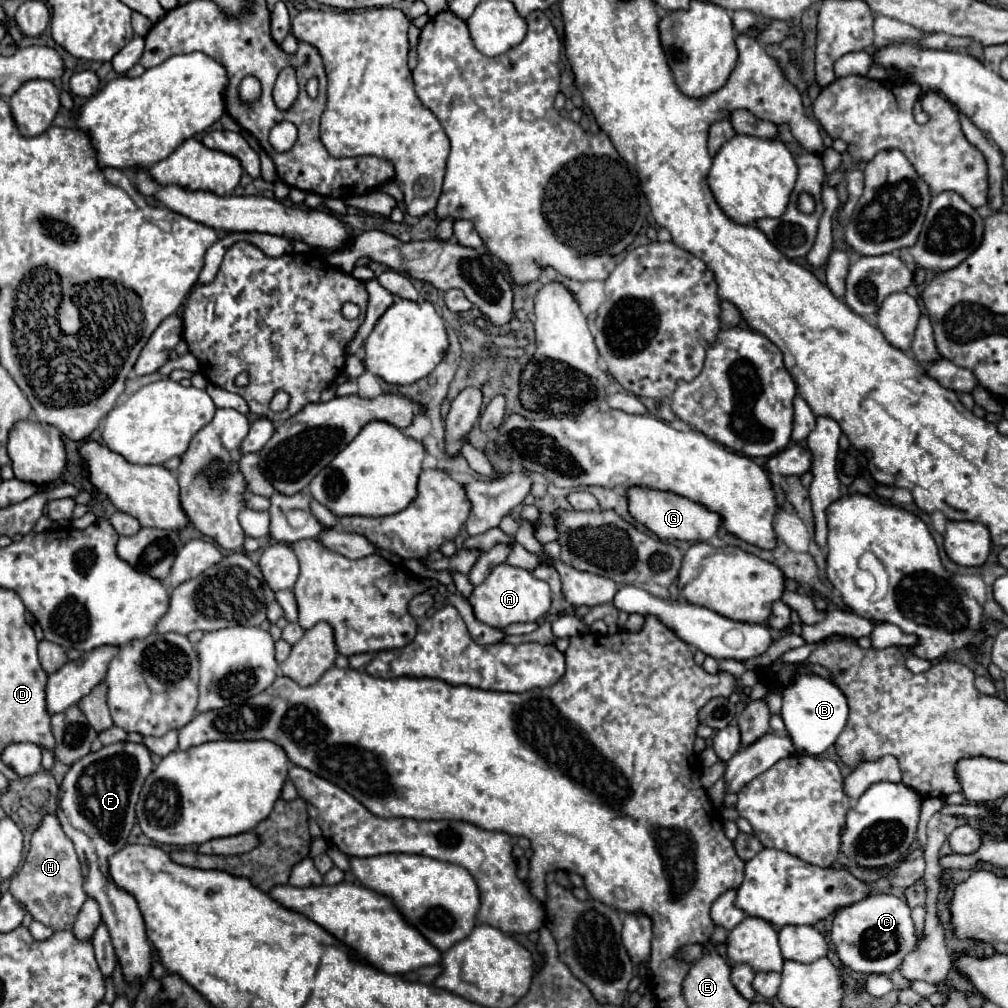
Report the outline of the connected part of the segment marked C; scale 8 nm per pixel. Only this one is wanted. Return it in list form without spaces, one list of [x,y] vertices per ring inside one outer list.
[[[872,893],[864,901],[858,901],[858,905],[840,909],[834,915],[832,943],[840,961],[848,969],[864,975],[890,975],[900,969],[908,953],[918,949],[918,933],[910,917],[910,907],[904,899],[886,893]]]

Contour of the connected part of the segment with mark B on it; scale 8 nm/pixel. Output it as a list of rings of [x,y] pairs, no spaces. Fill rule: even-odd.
[[[800,673],[790,685],[784,687],[782,699],[782,719],[798,753],[816,757],[834,745],[848,719],[848,703],[844,693],[832,681],[822,679],[820,675]]]

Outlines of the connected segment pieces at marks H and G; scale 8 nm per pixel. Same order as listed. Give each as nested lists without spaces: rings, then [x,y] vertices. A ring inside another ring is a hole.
[[[46,813],[38,829],[34,829],[32,833],[30,851],[24,859],[24,865],[10,879],[10,893],[26,905],[28,913],[36,921],[44,923],[54,931],[60,931],[60,929],[72,929],[74,917],[78,915],[82,901],[86,901],[82,881],[84,881],[82,865],[72,841],[62,831],[58,817],[54,813]]]
[[[628,487],[626,499],[630,515],[664,541],[708,541],[720,527],[720,517],[716,513],[676,493],[656,491],[648,487]]]

